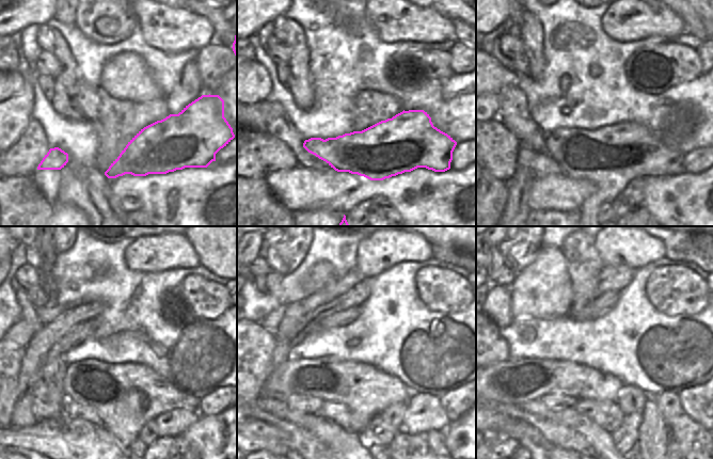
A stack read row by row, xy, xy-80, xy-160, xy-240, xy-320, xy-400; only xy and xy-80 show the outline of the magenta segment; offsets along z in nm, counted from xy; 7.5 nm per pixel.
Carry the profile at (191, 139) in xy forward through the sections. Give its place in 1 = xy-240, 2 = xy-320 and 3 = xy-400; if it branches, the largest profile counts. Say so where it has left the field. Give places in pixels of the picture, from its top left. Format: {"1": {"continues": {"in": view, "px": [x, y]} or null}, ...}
{"1": {"continues": {"in": "xy-240", "px": [125, 396]}}, "2": {"continues": {"in": "xy-320", "px": [365, 390]}}, "3": {"continues": {"in": "xy-400", "px": [512, 381]}}}

